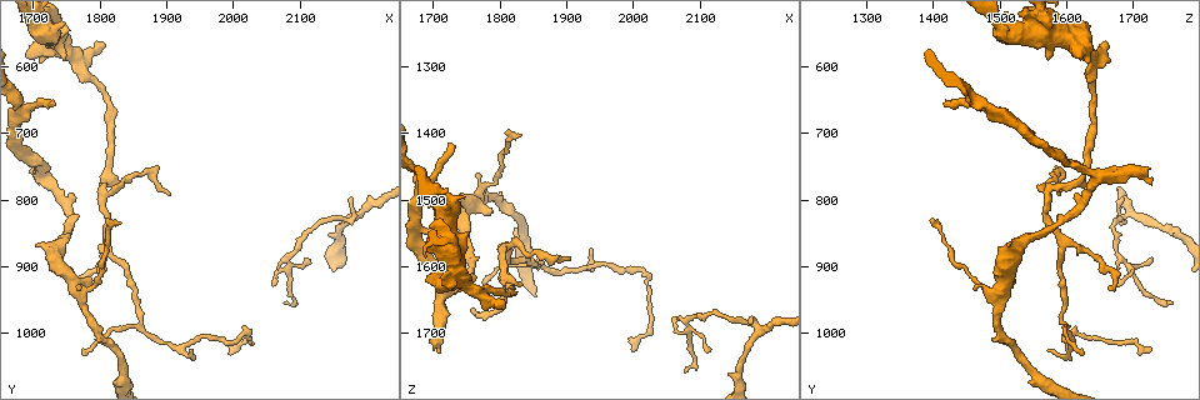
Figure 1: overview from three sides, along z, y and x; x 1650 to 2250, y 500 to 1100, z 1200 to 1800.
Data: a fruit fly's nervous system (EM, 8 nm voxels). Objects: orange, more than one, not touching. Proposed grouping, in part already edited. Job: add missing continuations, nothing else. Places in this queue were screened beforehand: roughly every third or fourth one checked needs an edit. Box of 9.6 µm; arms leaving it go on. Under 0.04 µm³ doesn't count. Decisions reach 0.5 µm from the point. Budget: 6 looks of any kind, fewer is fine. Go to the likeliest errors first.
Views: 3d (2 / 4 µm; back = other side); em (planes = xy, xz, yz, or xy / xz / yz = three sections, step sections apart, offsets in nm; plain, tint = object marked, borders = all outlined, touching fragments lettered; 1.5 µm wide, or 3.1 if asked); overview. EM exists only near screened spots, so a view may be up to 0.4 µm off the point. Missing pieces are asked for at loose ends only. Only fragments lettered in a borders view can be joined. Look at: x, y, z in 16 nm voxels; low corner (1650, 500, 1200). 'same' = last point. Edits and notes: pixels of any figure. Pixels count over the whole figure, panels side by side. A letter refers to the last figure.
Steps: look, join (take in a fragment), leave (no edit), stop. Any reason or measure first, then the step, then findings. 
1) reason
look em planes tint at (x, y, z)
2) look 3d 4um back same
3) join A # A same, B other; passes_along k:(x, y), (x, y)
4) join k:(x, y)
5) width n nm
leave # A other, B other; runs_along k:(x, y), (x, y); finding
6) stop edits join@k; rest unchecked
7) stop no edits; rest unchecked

branch stops here
look em xy step 8 tint at (1735, 660, 1415)

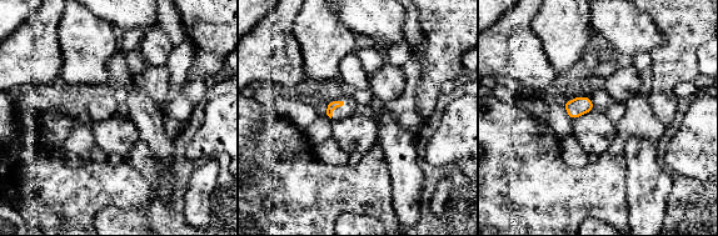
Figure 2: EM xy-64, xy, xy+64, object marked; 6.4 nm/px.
another direction
look em planes tint same

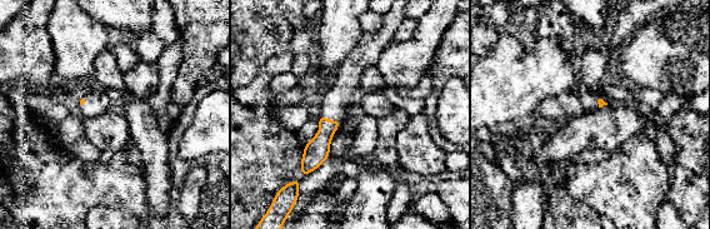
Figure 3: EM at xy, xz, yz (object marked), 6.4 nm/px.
what lies round it
look em planes borders same

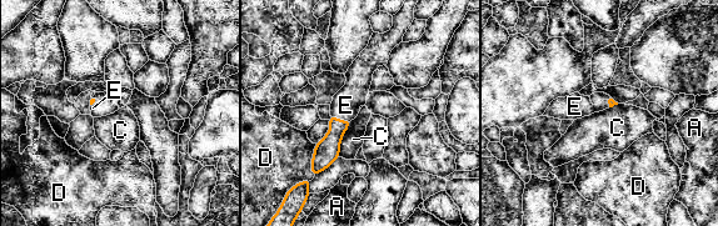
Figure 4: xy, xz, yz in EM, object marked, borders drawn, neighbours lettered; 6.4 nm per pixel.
longest_contact C 260 nm
join E # A other, C other, D other, E same; passes_along 4:(327, 150), (339, 120), (345, 105); it goes on there

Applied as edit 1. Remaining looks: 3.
free end
look 3d 2um back at (1805, 565, 1665)

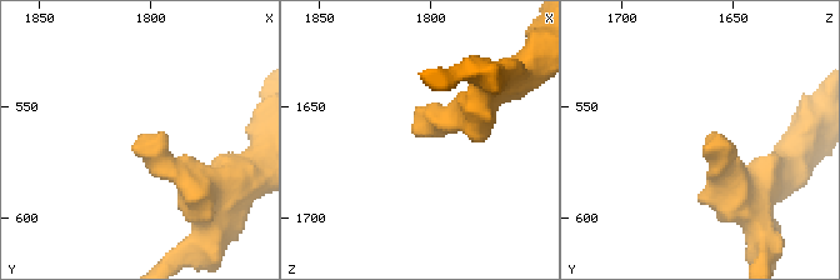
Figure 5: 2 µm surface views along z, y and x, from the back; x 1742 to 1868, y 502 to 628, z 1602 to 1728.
need the tissue
look em xz step 8 borders at (1805, 565, 1660)

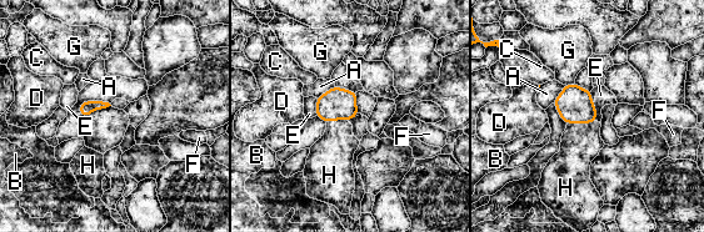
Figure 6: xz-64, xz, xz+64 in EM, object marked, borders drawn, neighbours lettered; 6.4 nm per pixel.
look em planes borders same

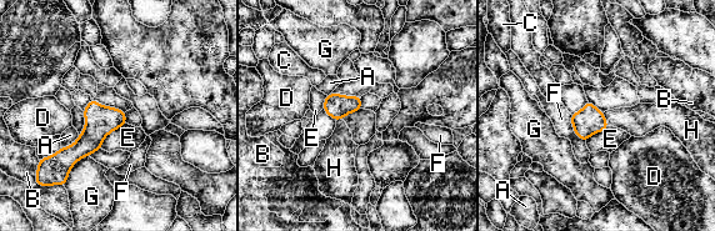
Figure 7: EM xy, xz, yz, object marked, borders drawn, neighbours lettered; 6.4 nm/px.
join H # A other, B other, C other, D other, E other, F other, G other, H same; passes_along 7:(589, 120), (604, 119), (641, 119); the neuron continues

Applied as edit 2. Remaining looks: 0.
stop edits join@4, join@7; rest unchecked

